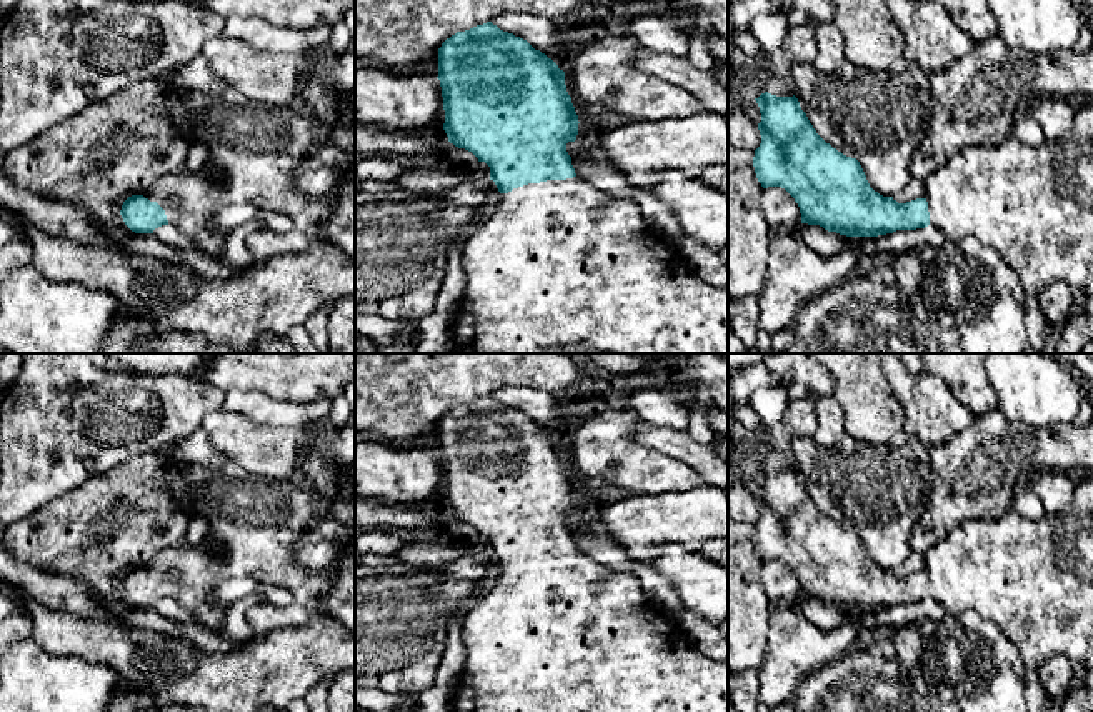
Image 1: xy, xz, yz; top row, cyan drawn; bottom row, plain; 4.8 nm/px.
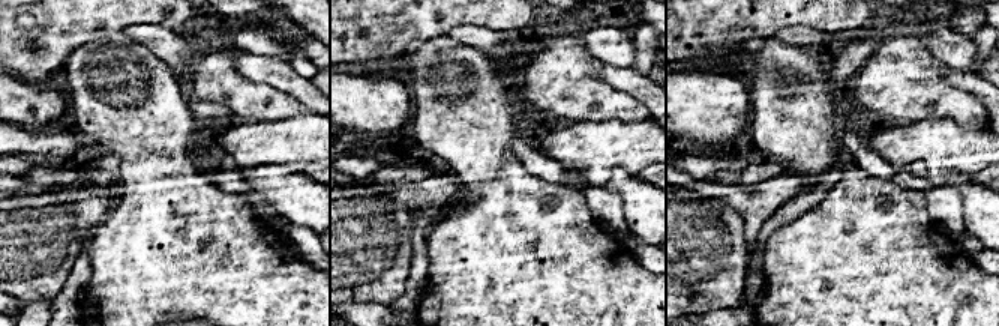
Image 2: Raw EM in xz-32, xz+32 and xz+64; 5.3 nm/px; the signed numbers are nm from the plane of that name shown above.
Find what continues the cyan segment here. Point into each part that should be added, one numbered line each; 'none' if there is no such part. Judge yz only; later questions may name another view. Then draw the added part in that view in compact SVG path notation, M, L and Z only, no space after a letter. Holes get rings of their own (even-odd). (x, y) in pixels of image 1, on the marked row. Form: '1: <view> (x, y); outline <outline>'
1: yz (1032, 205); outline M1076 102L1070 128L1061 135L1045 137L1045 140L1038 145L1025 143L1018 137L1011 135L998 145L976 145L956 152L926 177L925 188L930 225L945 235L946 243L958 245L965 237L975 237L981 243L988 245L993 253L1001 258L1001 262L1008 263L1018 273L1026 295L1026 332L1030 347L1041 352L1046 345L1048 320L1040 307L1040 292L1053 282L1065 282L1070 288L1078 287L1086 297L1093 295L1093 102Z

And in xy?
1: xy (192, 202); outline M210 163L187 177L180 172L165 175L152 182L142 195L165 210L168 225L178 228L203 253L217 260L225 237L215 218L223 203L218 197L217 173Z

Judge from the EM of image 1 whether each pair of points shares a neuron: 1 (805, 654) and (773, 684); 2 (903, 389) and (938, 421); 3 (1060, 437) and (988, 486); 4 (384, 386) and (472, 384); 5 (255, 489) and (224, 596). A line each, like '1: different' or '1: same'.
1: same
2: same
3: same
4: same
5: different

